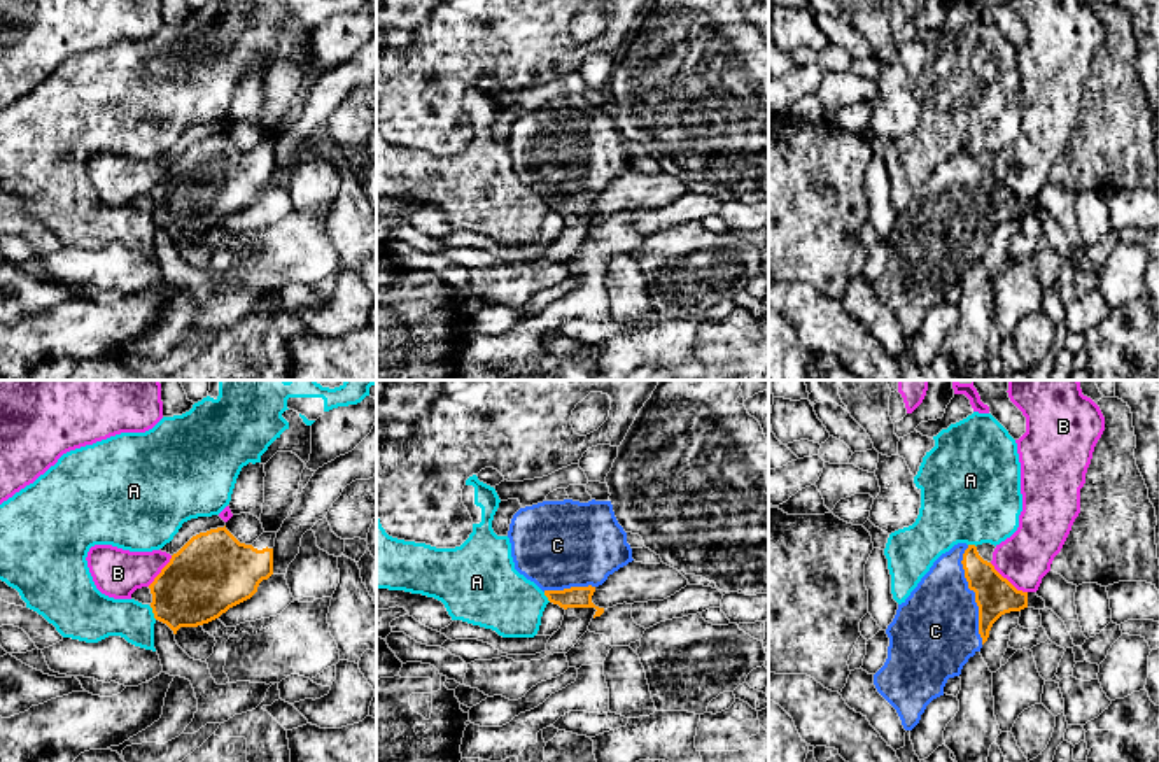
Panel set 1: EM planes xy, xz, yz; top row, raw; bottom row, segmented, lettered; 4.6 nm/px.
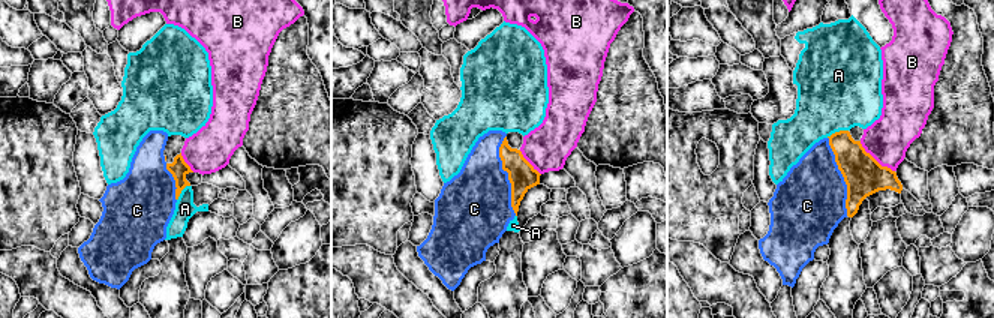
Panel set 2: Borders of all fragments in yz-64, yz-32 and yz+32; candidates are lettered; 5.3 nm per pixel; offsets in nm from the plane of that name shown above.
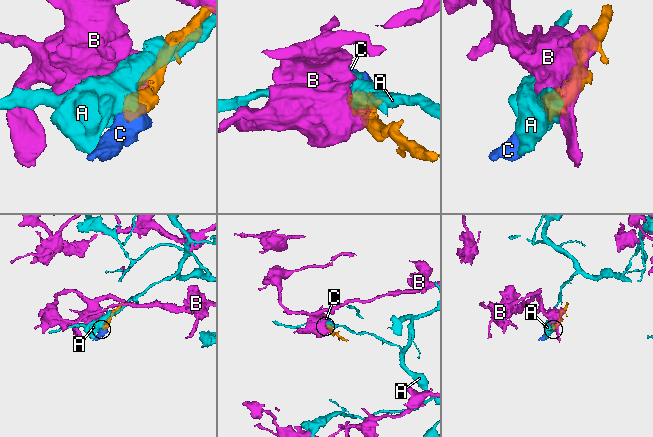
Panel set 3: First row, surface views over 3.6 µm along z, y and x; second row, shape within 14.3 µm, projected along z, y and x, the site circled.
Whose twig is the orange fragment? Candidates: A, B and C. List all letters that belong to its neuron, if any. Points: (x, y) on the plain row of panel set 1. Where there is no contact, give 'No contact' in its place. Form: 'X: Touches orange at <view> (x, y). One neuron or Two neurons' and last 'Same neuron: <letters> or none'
A: Touches orange at xy (153, 219). Two neurons
B: Touches orange at yz (1007, 188). Two neurons
C: Touches orange at yz (976, 202). One neuron
Same neuron: C

